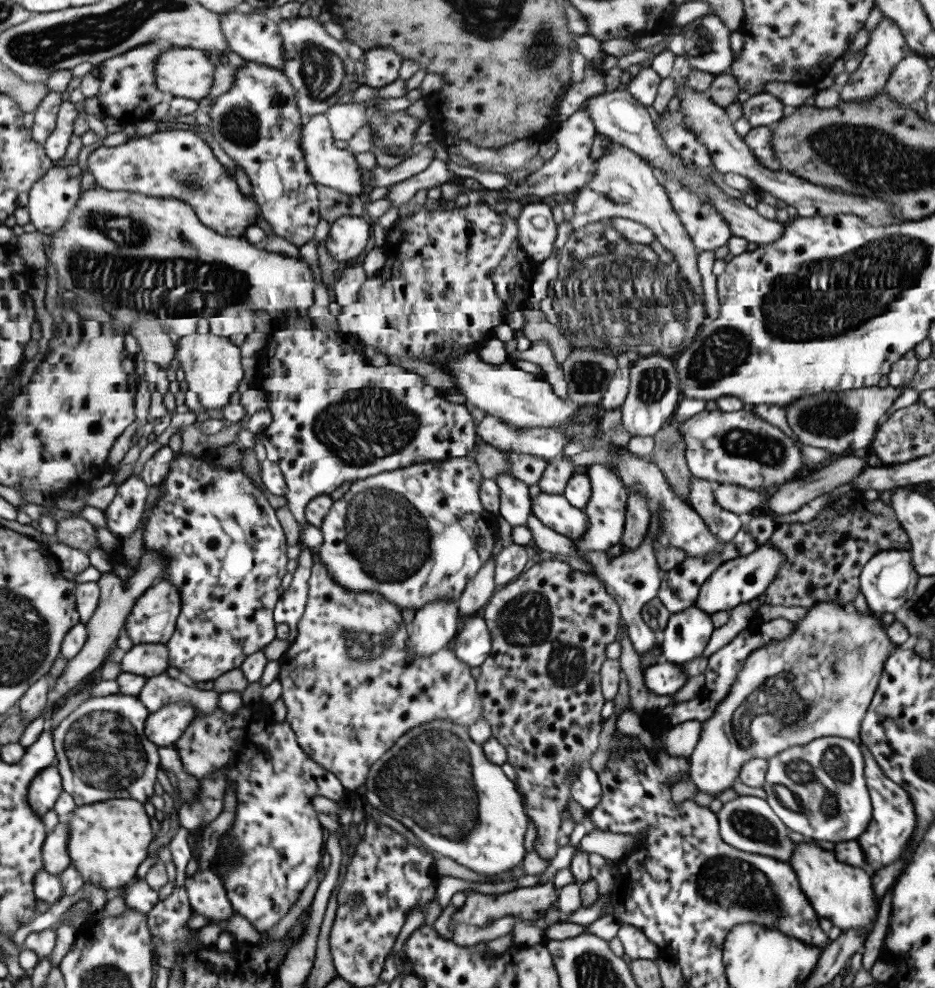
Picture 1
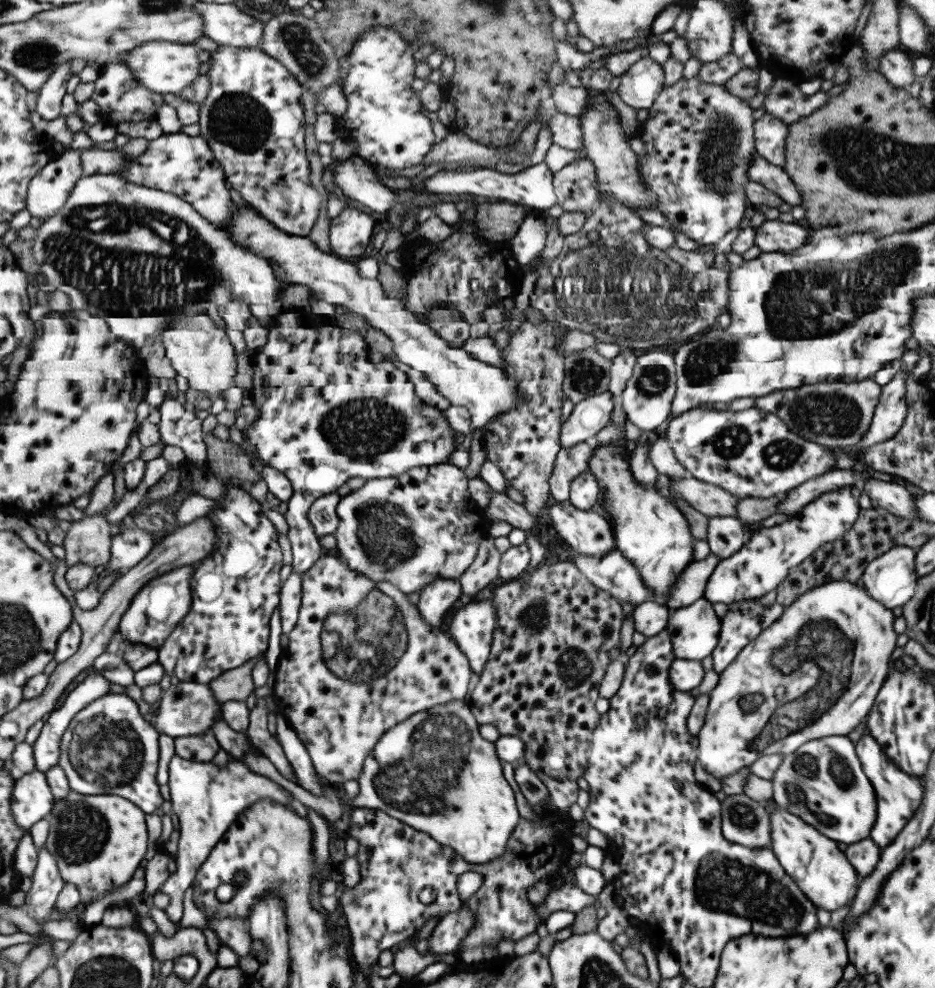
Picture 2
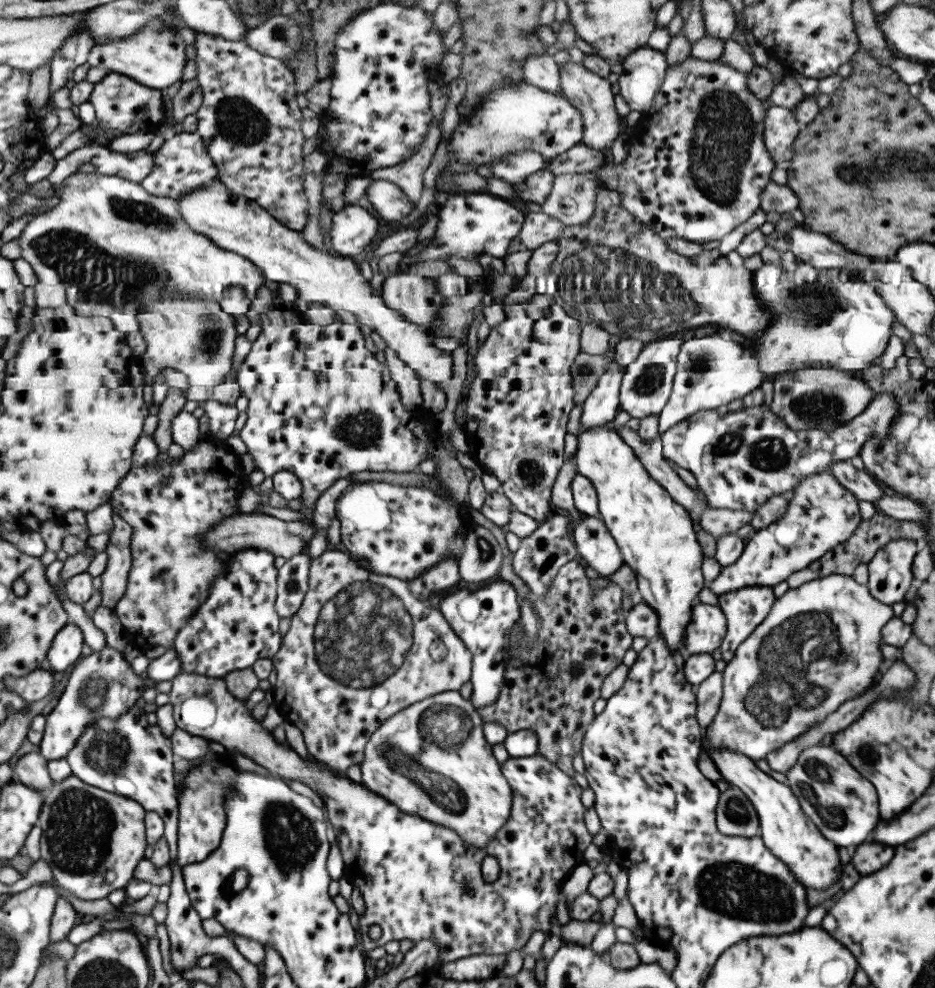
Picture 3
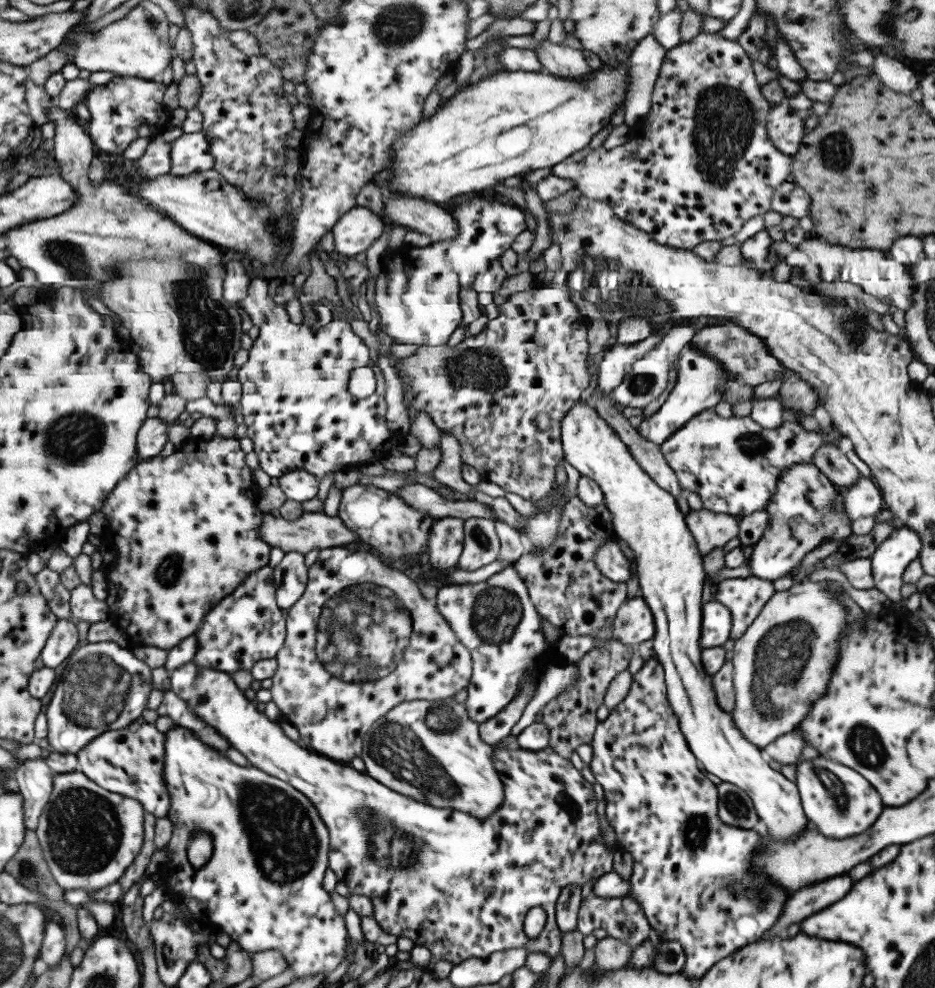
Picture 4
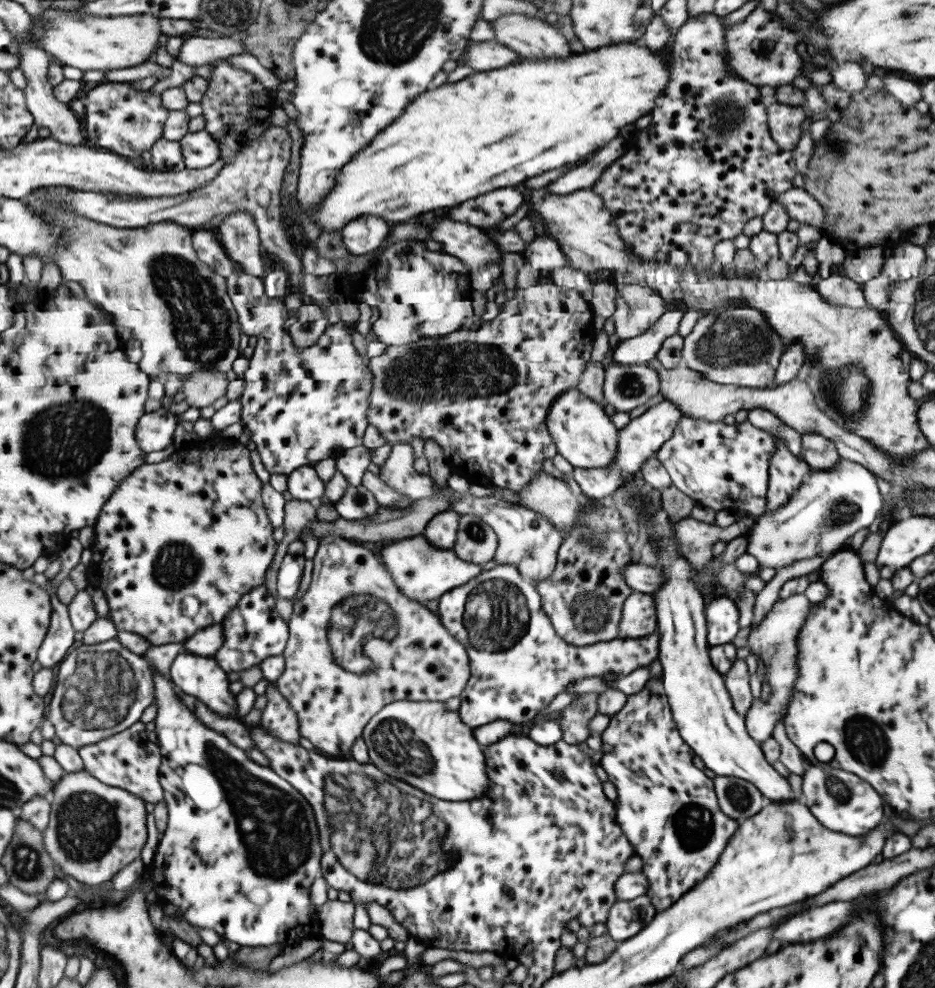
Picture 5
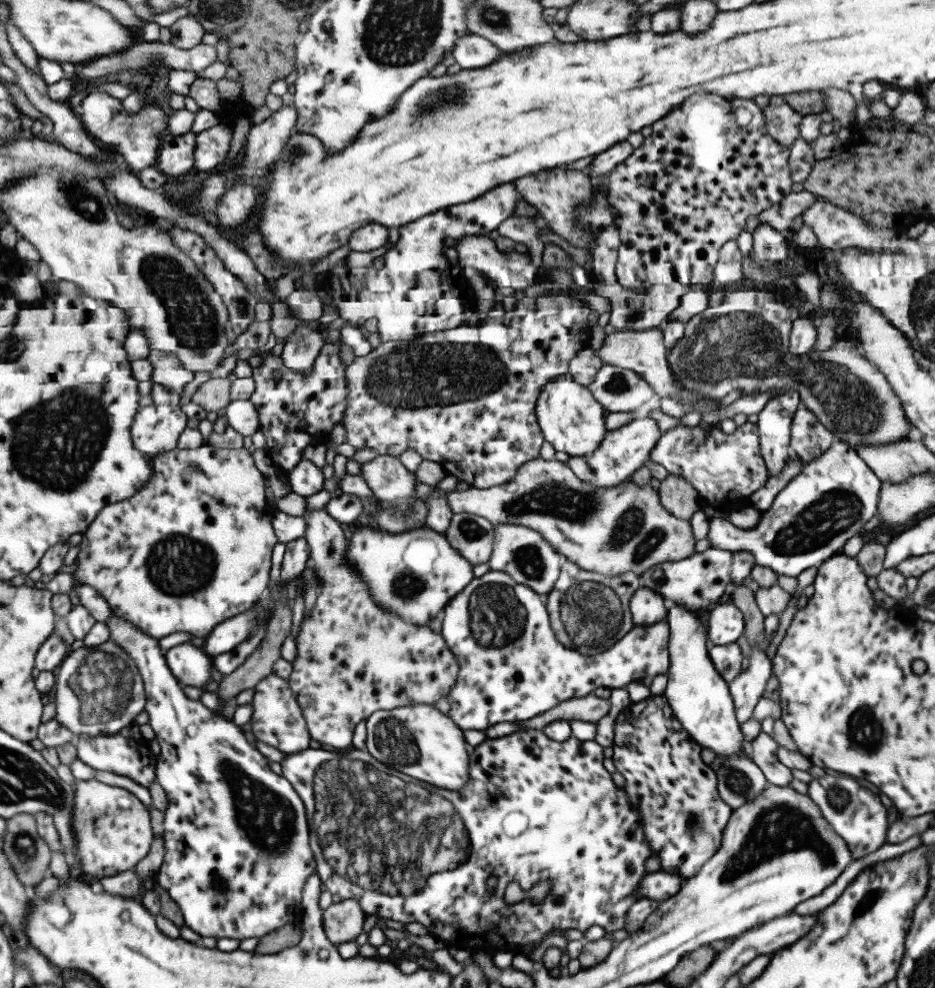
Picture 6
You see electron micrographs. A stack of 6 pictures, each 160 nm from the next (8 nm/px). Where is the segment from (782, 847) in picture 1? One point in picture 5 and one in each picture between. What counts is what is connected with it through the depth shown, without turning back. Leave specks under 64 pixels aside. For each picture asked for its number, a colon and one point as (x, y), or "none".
2: (745, 822)
3: (734, 816)
4: (734, 806)
5: (738, 799)

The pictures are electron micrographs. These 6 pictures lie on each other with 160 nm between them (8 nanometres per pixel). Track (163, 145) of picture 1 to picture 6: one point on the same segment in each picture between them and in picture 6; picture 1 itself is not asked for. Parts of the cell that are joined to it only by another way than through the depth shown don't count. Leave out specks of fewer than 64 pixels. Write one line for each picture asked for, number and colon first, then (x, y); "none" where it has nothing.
2: (178, 164)
3: (181, 164)
4: (189, 153)
5: (199, 150)
6: (211, 145)

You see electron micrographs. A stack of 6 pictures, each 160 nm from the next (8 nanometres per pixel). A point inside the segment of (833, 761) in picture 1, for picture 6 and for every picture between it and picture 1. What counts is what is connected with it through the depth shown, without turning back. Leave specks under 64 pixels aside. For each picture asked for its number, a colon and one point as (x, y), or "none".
2: (822, 782)
3: (843, 806)
4: (839, 803)
5: (838, 800)
6: (855, 815)

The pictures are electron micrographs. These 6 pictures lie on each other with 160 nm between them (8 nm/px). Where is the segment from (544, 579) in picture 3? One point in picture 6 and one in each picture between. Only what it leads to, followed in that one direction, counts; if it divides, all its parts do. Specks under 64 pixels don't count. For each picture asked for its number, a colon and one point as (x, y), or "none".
4: (566, 589)
5: (582, 597)
6: (588, 612)

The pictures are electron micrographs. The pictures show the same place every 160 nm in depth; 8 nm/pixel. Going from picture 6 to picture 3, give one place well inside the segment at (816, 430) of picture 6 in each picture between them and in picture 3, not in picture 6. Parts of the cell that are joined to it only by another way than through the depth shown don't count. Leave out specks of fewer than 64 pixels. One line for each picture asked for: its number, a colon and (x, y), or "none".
3: (862, 486)
4: (828, 459)
5: (818, 453)

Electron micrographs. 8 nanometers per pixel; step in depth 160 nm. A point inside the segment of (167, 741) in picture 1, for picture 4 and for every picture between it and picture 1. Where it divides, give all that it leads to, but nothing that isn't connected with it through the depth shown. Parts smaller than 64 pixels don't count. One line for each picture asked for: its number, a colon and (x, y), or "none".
2: (186, 708)
3: (417, 880)
4: (460, 888)

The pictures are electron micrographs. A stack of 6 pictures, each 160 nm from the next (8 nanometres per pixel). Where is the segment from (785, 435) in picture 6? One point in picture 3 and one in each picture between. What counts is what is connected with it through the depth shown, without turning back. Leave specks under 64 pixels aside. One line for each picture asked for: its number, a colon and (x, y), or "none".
3: (821, 514)
4: (803, 511)
5: (785, 472)

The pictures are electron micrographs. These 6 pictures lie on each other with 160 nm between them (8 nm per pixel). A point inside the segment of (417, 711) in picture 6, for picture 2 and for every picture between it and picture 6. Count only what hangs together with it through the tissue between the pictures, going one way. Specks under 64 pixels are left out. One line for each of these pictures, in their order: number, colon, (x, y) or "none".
2: (433, 772)
3: (431, 759)
4: (430, 750)
5: (421, 743)

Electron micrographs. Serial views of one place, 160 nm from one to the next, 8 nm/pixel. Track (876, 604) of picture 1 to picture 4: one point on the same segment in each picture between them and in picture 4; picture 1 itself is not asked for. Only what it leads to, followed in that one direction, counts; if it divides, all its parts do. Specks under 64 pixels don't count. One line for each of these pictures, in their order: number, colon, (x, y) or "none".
2: (890, 579)
3: (889, 570)
4: (888, 561)

